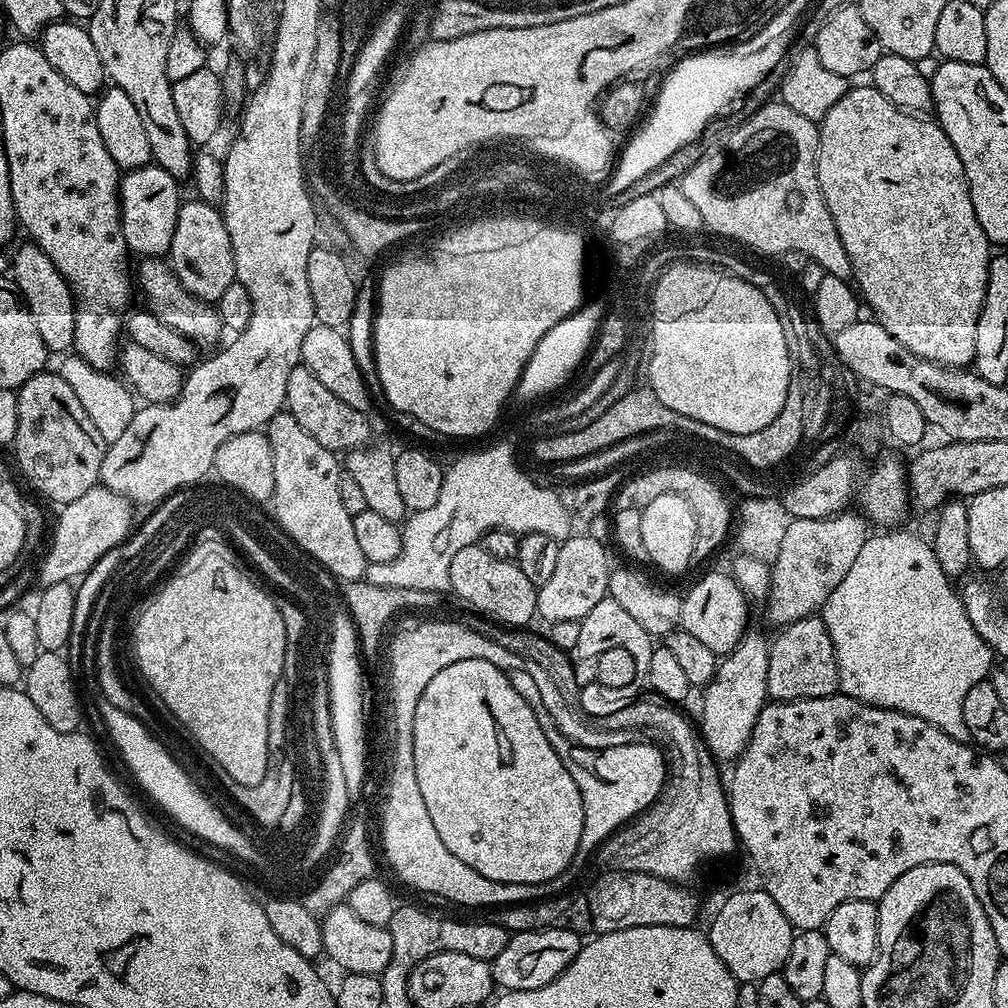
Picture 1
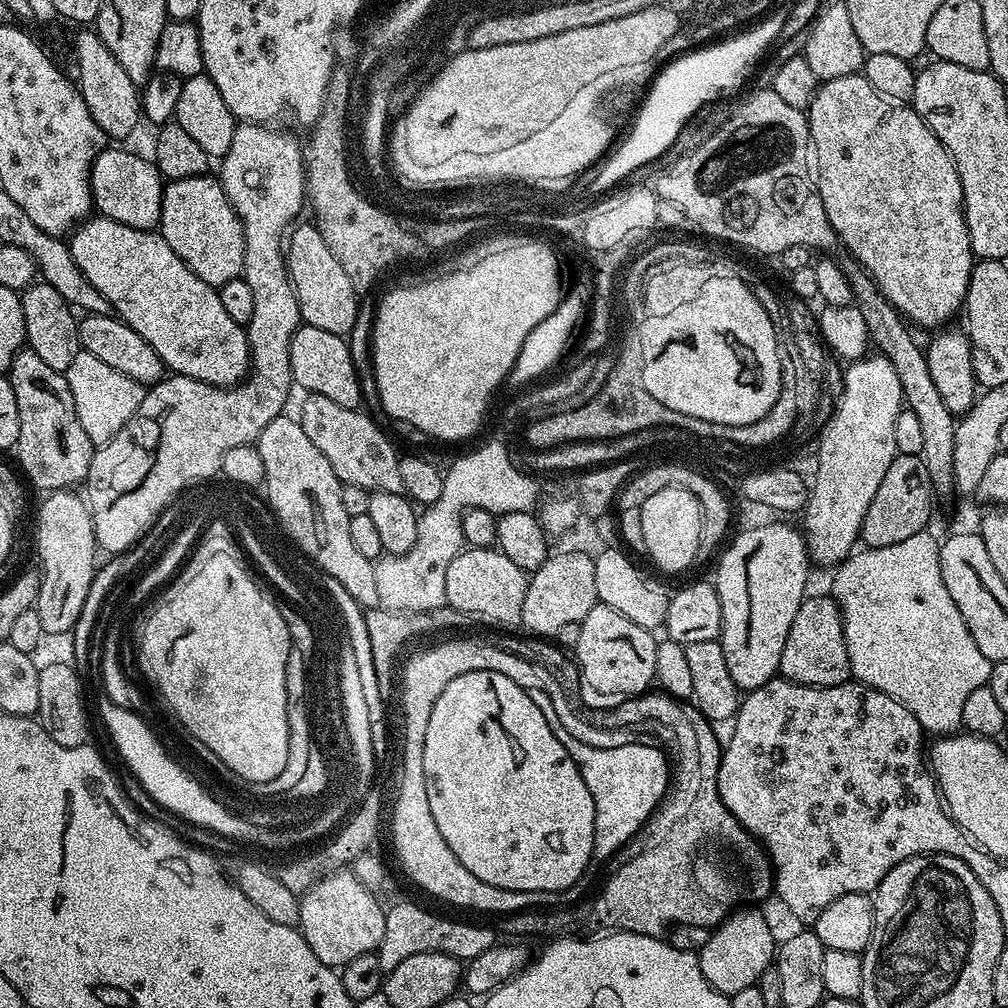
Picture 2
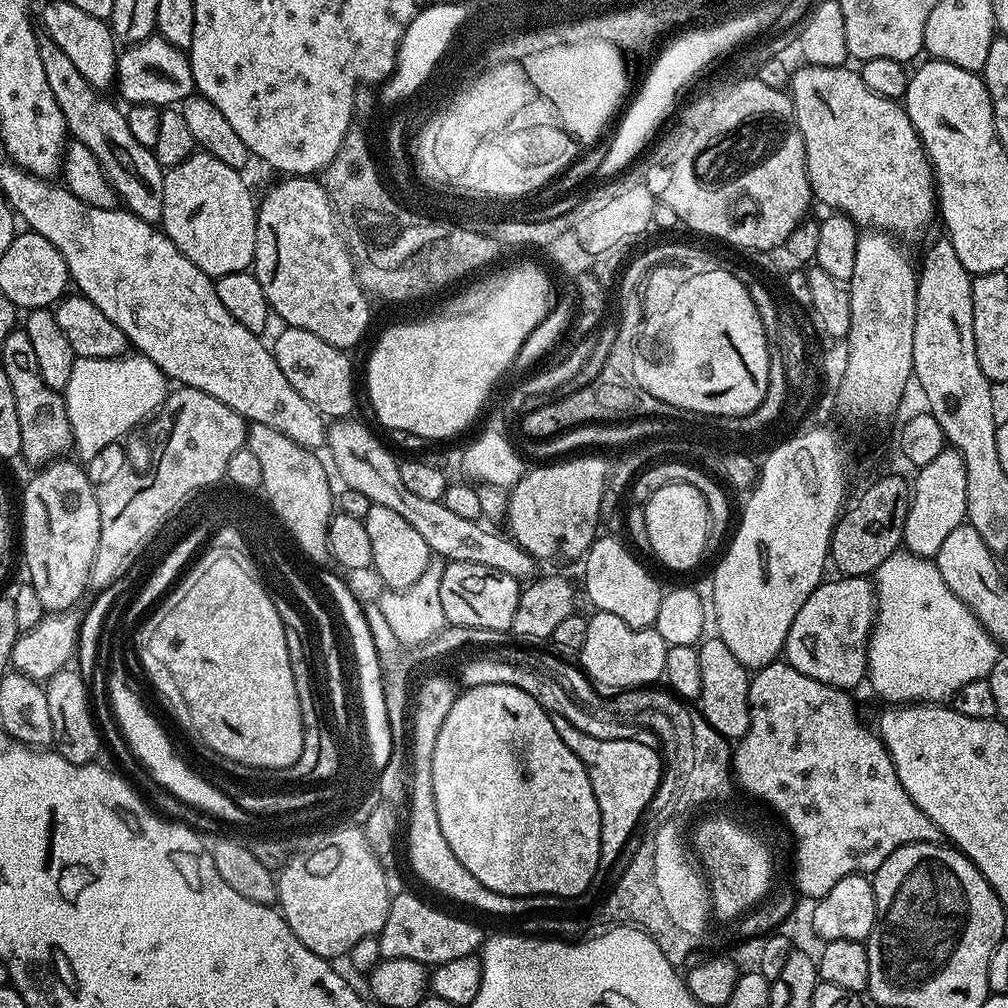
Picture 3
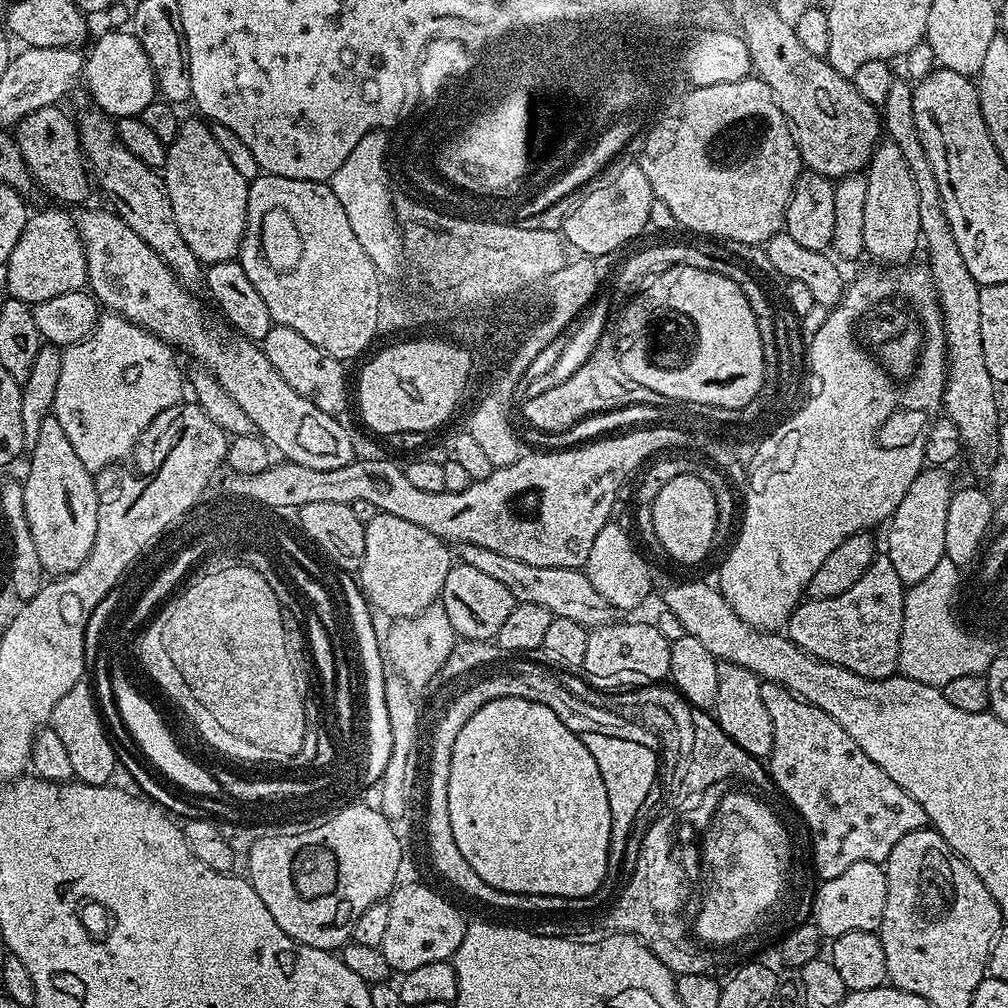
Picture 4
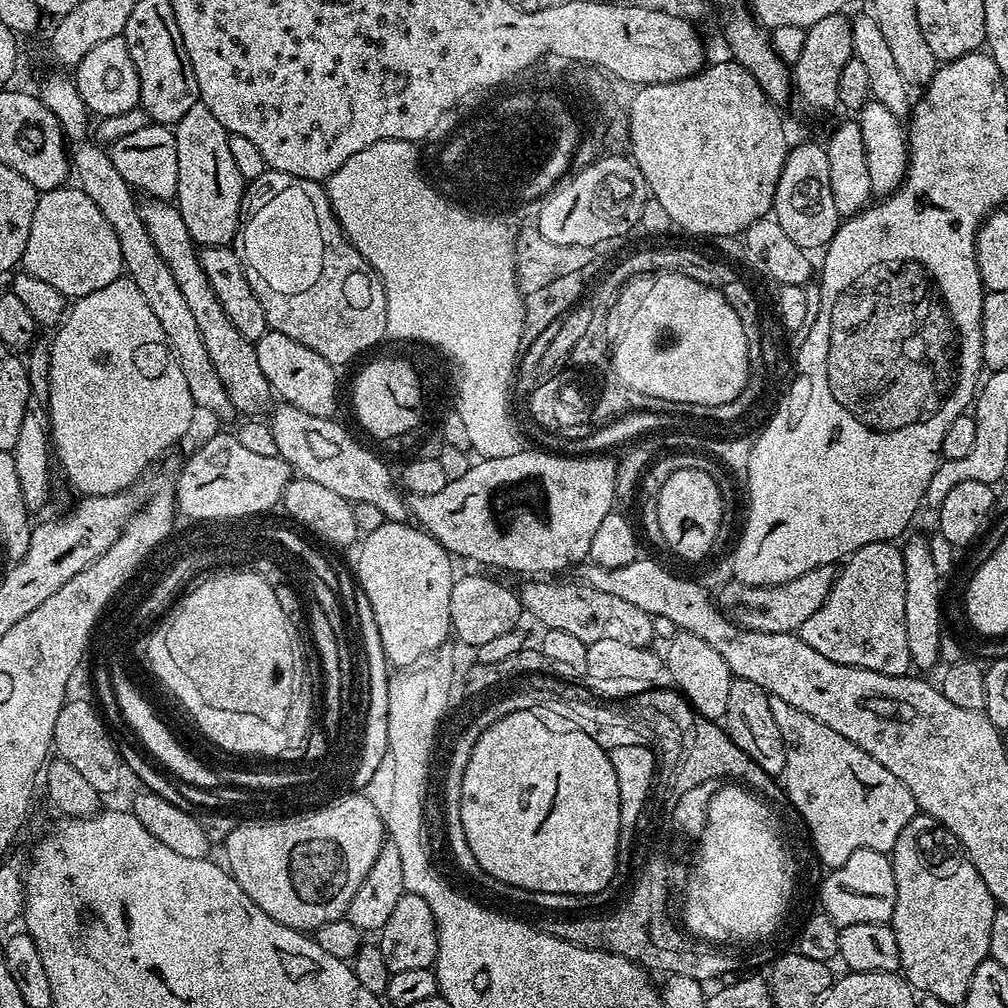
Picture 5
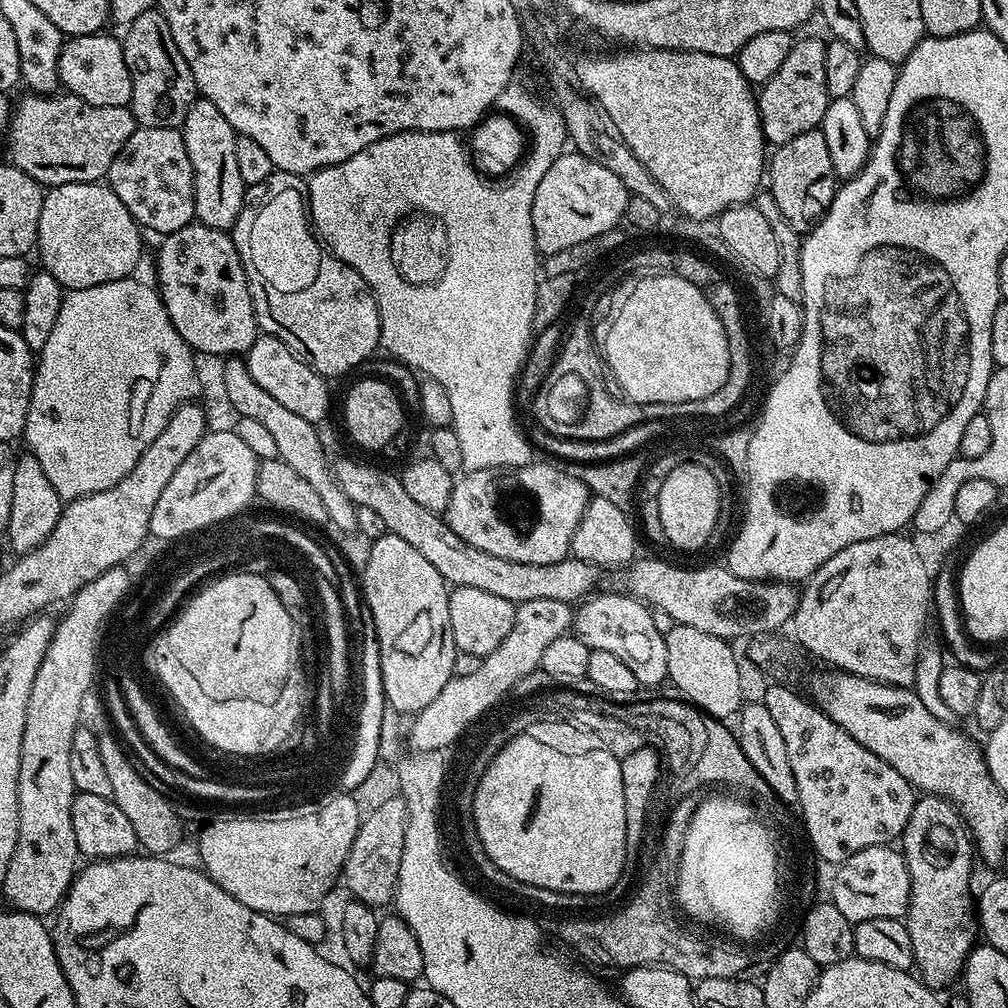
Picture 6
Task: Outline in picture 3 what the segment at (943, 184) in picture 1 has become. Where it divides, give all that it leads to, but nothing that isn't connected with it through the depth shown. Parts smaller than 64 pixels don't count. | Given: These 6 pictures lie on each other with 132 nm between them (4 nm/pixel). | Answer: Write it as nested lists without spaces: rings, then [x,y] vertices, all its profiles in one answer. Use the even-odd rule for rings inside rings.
[[[804,64],[790,76],[790,99],[806,146],[808,181],[813,197],[828,210],[843,212],[864,230],[886,232],[897,238],[924,232],[938,216],[938,197],[928,151],[914,130],[903,103],[882,98],[862,82],[859,71],[845,66]]]

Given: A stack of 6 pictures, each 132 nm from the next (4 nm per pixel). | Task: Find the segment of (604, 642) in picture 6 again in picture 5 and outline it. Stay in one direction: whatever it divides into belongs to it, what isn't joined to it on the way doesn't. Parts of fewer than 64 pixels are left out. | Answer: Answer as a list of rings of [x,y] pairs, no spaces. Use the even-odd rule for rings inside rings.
[[[528,578],[518,588],[521,609],[544,624],[545,629],[566,630],[587,645],[602,642],[602,638],[618,638],[618,642],[630,642],[630,646],[643,648],[653,643],[652,617],[638,610],[638,606],[614,594],[602,594],[602,590],[594,590],[586,583],[567,584],[560,579],[564,578]]]

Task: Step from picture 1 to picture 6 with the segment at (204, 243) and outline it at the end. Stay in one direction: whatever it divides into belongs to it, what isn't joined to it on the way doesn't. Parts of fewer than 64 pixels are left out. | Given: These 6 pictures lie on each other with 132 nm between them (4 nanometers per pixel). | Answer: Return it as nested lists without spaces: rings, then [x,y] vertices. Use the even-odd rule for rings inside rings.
[[[198,98],[190,106],[182,125],[182,131],[186,142],[186,154],[190,154],[190,166],[194,174],[195,219],[211,228],[231,229],[240,217],[241,210],[244,209],[246,191],[246,185],[242,182],[242,174],[238,174],[238,161],[232,156],[232,142],[238,133],[232,129],[230,122],[226,122],[226,118],[222,118],[218,106],[214,106],[214,102],[203,98]]]

